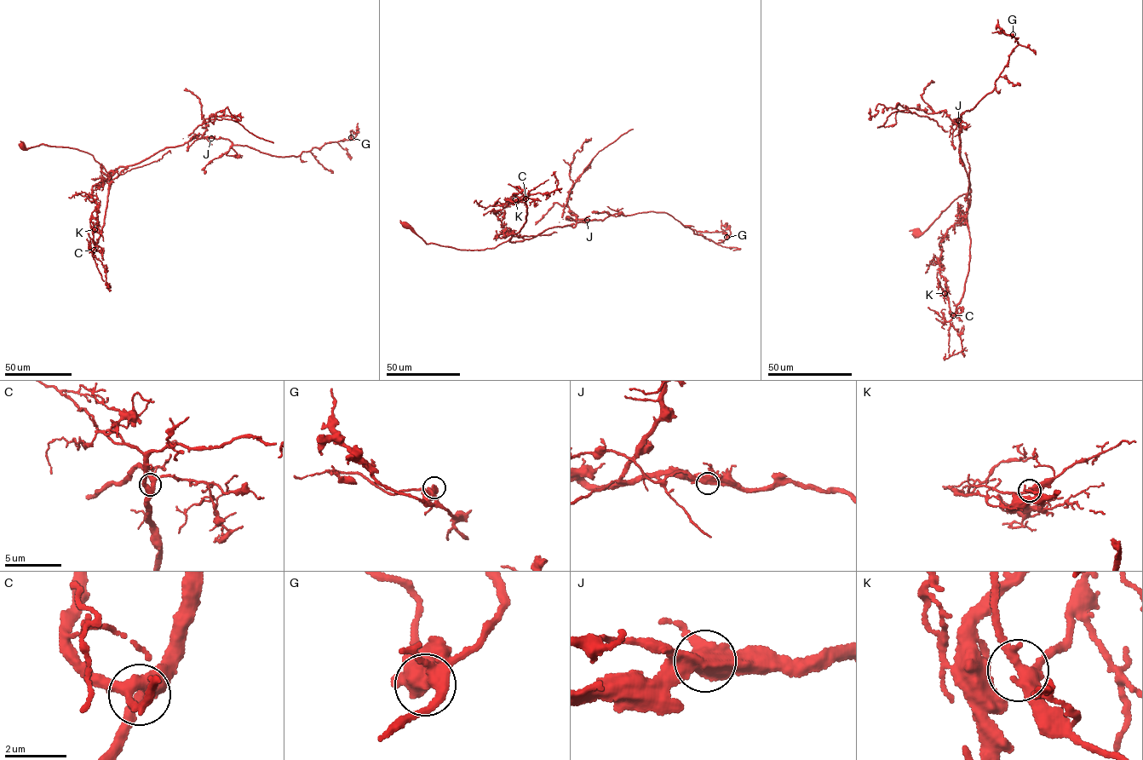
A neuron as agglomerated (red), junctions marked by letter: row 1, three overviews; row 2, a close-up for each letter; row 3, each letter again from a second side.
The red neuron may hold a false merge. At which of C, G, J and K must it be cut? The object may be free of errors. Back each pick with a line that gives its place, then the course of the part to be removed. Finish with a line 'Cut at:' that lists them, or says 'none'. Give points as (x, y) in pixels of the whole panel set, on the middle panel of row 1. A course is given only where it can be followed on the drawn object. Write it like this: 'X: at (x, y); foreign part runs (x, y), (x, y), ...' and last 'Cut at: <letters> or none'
J: at (587, 220); foreign part runs (587, 220), (562, 219), (570, 188), (599, 152), (633, 129)
Cut at: J

